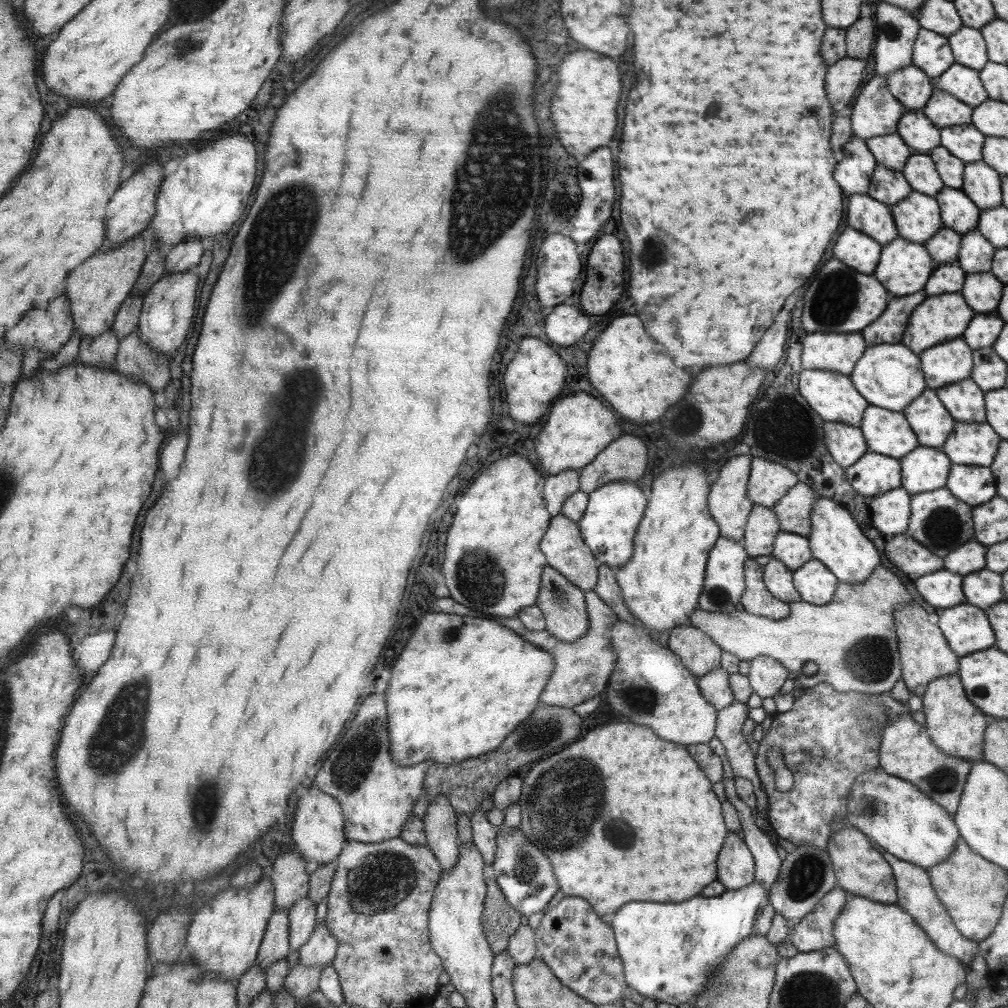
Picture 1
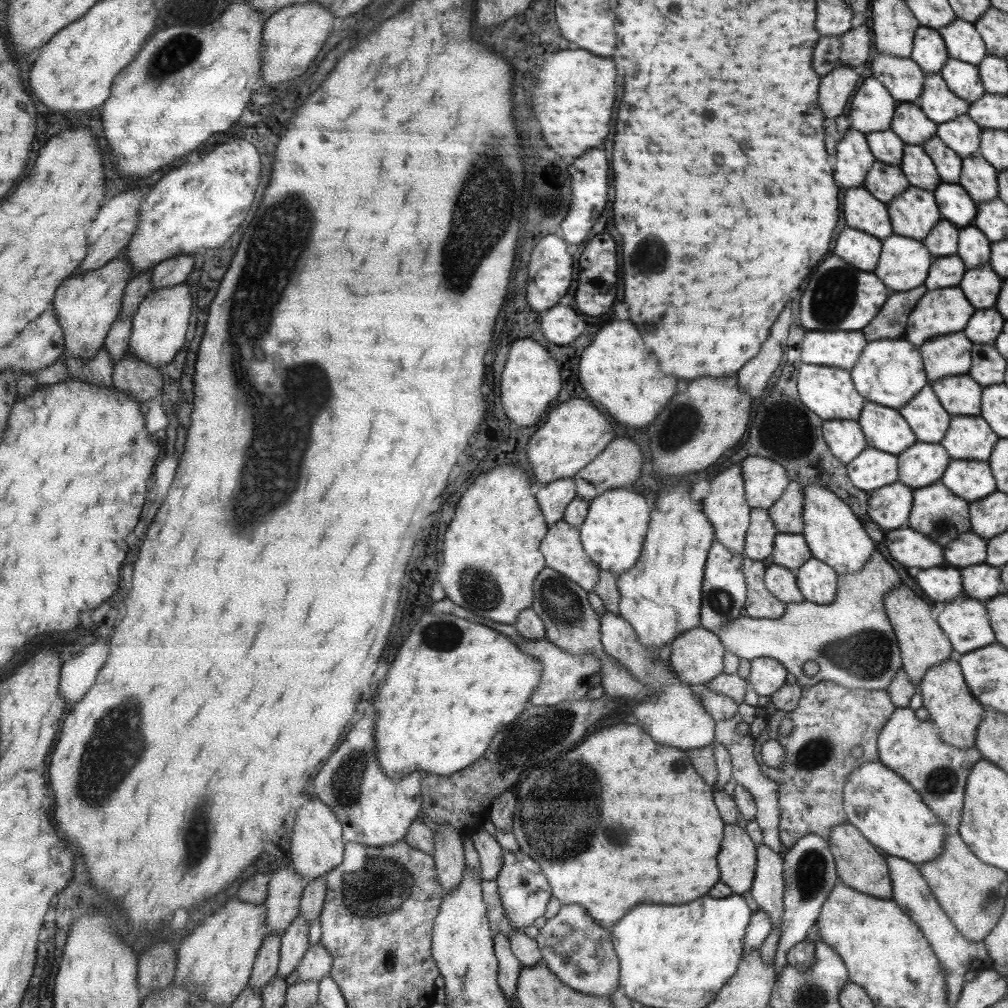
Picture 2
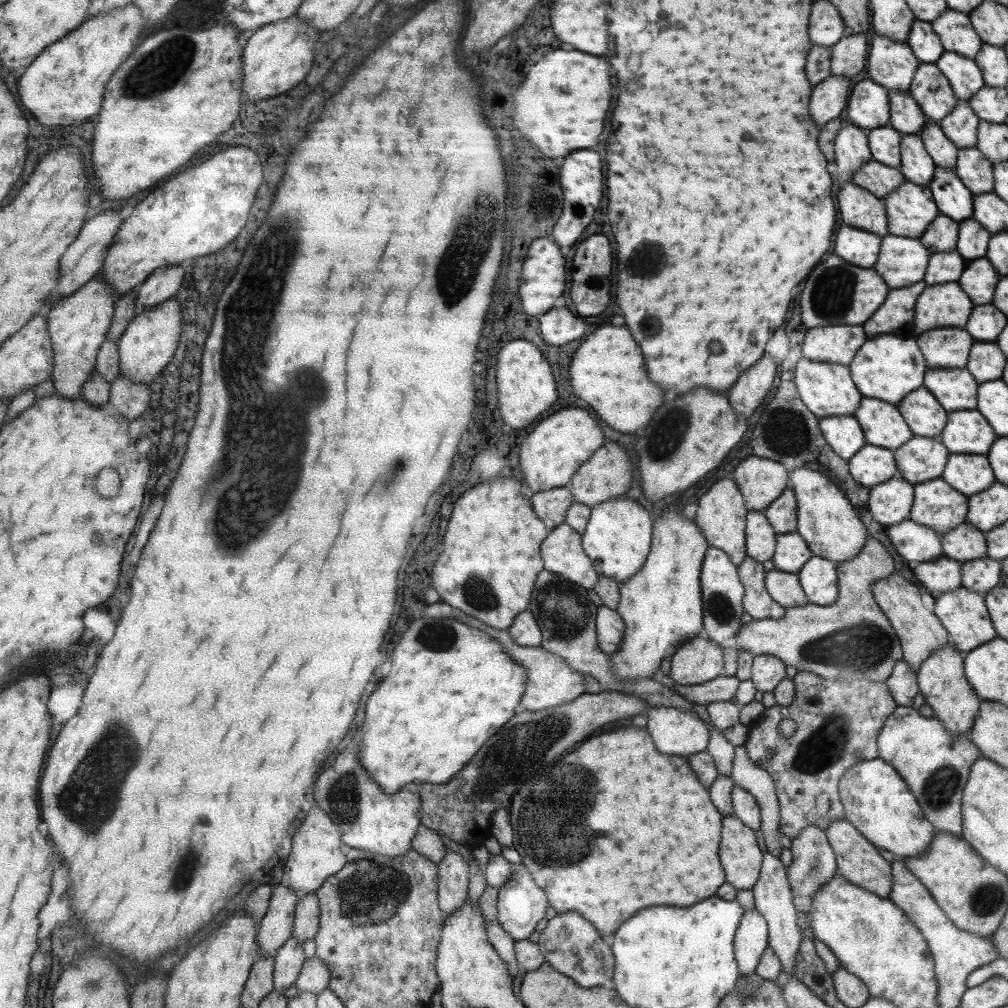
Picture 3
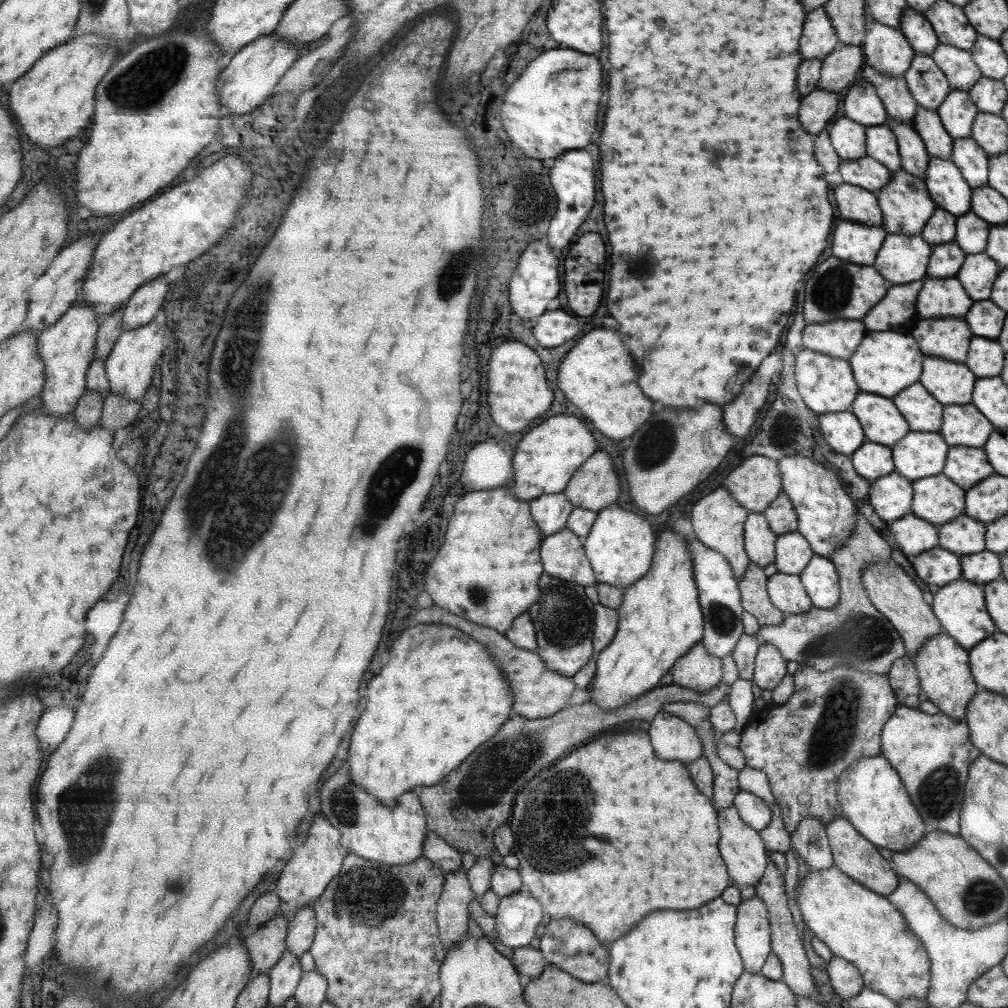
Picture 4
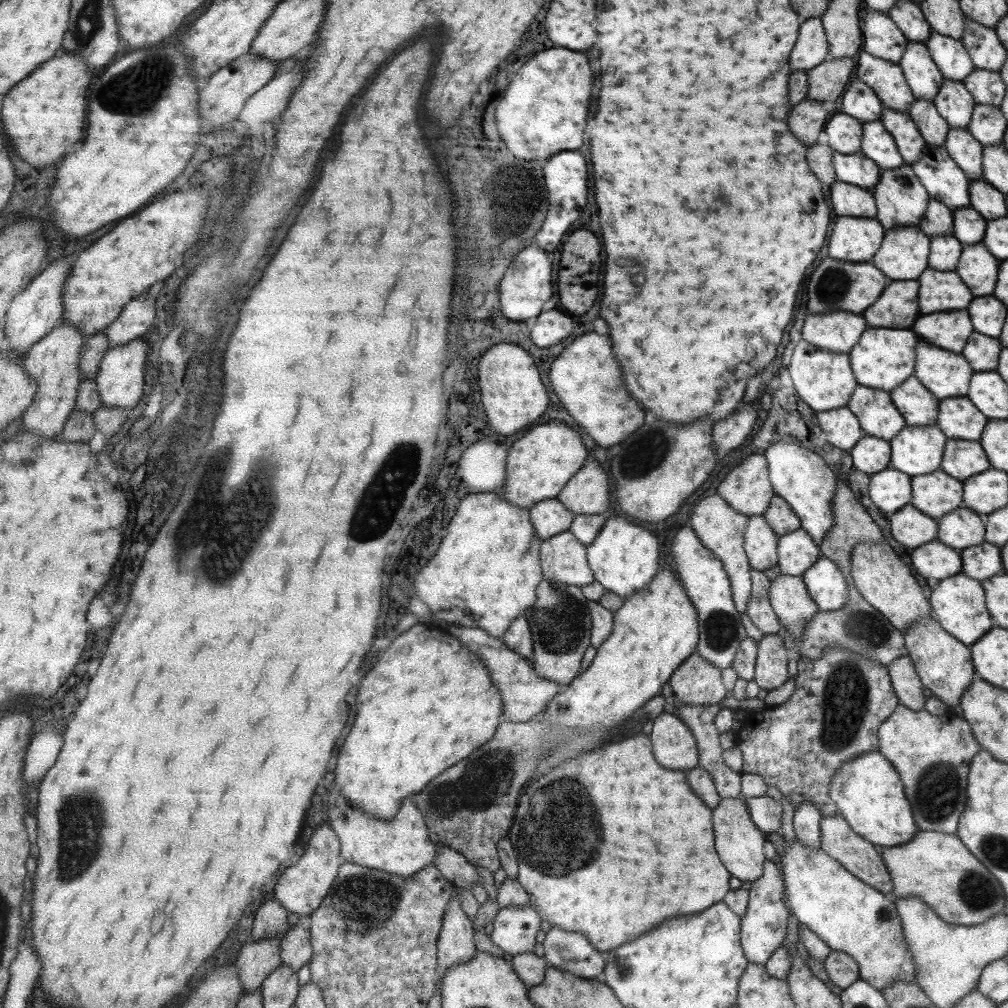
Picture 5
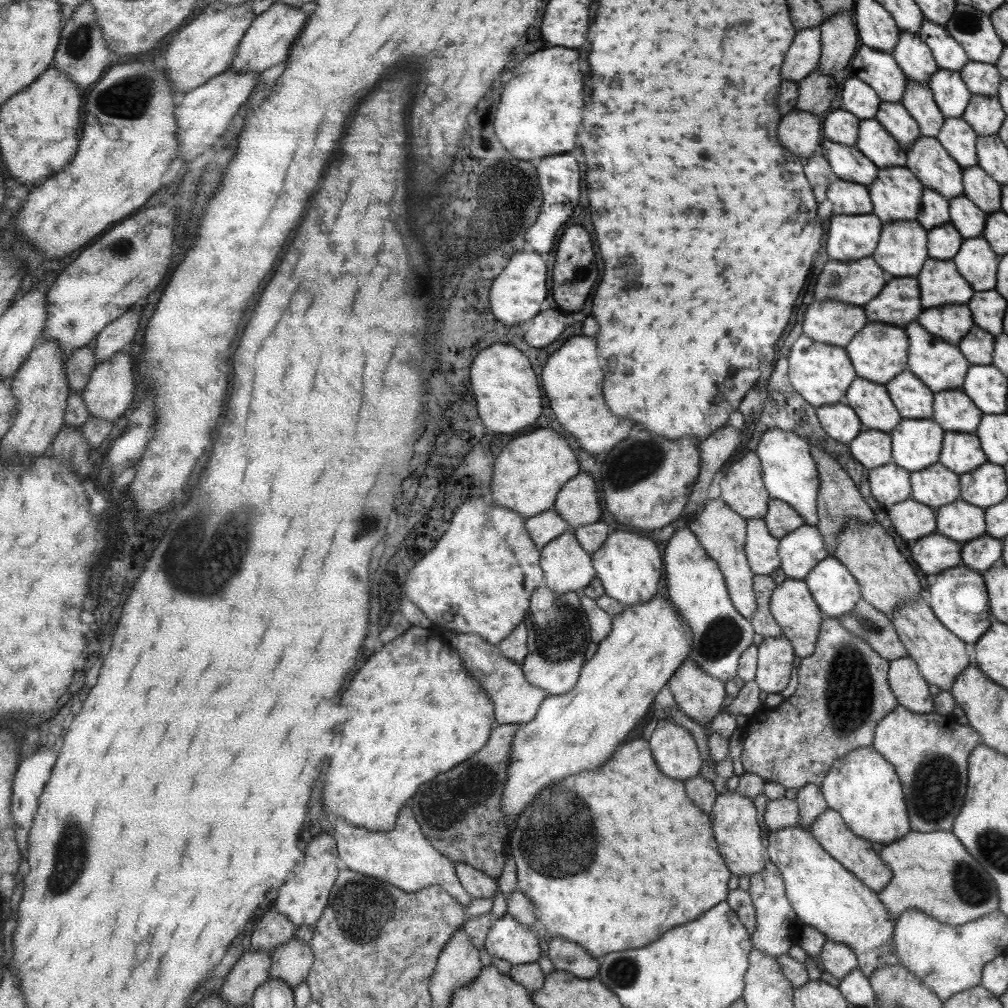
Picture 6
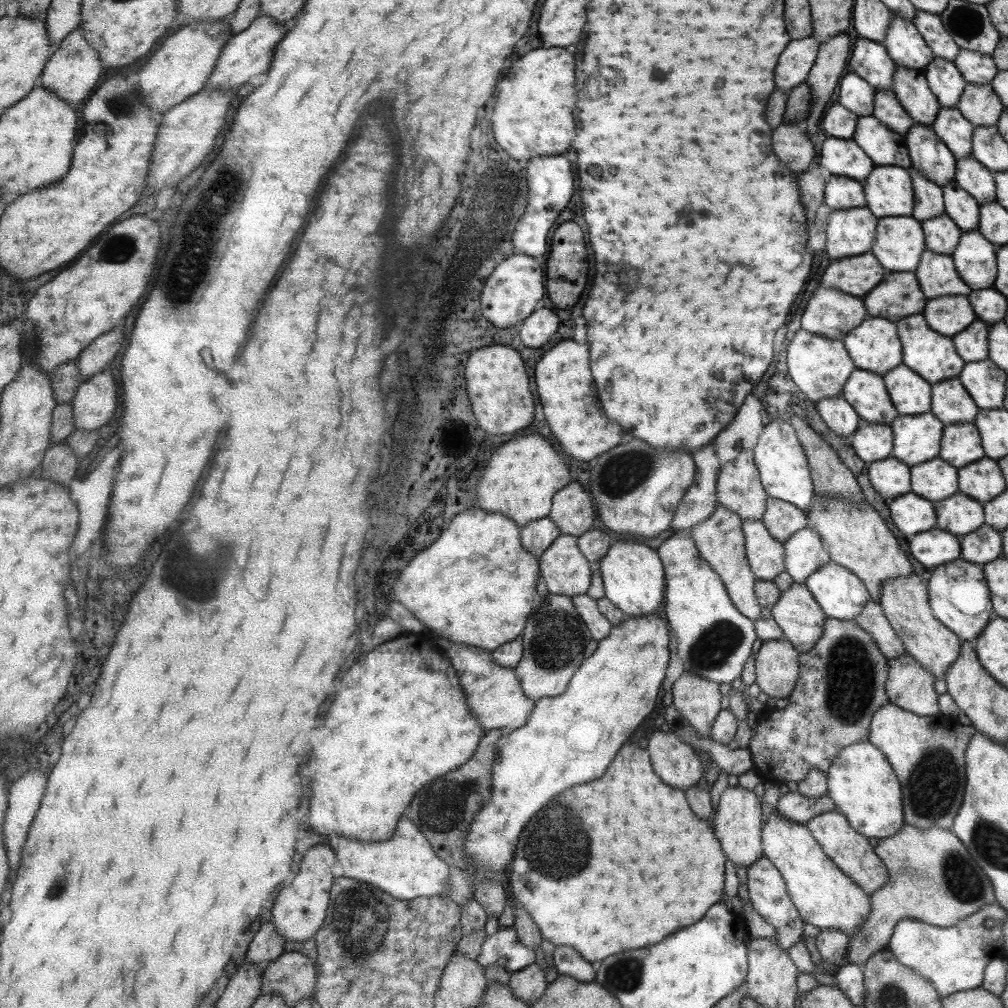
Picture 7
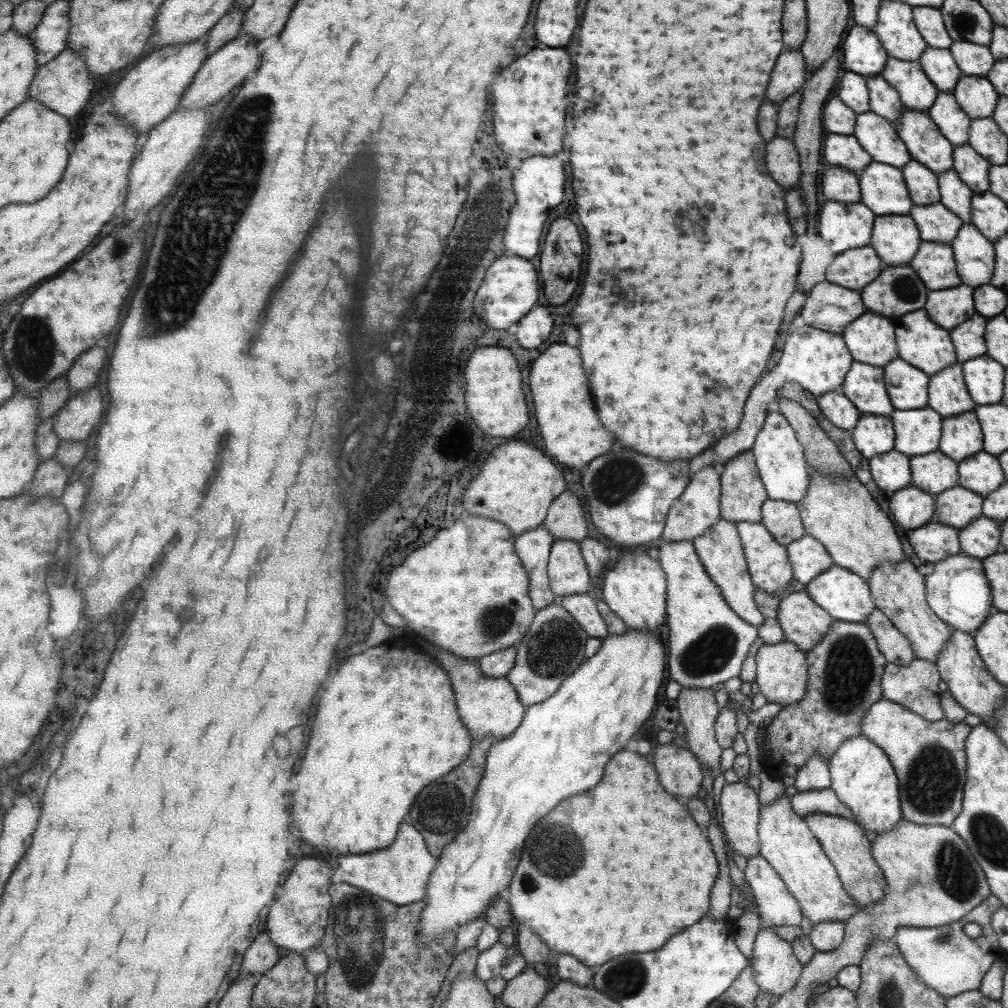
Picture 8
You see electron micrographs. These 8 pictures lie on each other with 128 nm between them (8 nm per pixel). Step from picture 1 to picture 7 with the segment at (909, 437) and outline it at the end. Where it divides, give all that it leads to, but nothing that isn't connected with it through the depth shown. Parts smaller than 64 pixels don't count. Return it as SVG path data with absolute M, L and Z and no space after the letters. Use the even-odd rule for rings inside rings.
M855 369L855 372L851 374L850 380L844 385L841 396L855 407L863 423L891 425L896 420L896 417L900 415L898 408L891 401L891 395L887 390L883 375L873 373L872 371Z

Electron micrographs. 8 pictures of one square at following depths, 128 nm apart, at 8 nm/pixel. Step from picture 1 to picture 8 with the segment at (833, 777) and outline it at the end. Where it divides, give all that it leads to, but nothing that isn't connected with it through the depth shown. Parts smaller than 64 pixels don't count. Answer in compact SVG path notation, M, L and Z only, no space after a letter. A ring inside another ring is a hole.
M835 621L826 637L806 653L810 667L806 696L782 708L772 722L764 728L772 753L768 758L763 758L763 771L779 781L784 776L795 777L808 760L816 756L816 753L830 760L844 741L862 735L864 716L867 716L872 705L883 698L883 674L886 672L888 662L883 651L879 649L874 632L866 623Z

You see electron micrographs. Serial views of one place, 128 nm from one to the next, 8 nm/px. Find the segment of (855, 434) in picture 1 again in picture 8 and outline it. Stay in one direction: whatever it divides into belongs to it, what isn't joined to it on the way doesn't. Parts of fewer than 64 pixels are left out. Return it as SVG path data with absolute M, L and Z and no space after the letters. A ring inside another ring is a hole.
M832 391L817 397L817 403L824 416L840 429L852 431L859 424L862 412L842 391Z

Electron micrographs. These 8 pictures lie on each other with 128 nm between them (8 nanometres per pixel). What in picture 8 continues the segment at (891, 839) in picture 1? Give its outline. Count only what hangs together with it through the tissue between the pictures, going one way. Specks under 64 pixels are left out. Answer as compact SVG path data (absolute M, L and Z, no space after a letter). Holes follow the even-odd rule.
M863 734L844 741L838 752L829 760L831 789L840 802L852 813L854 821L876 834L890 831L903 820L902 789L891 759L883 747L879 747Z

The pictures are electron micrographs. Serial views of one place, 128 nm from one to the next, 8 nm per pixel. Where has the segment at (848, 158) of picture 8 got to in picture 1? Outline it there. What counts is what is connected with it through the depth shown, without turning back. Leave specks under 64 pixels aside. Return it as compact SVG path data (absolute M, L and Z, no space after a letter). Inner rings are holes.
M878 165L874 176L871 178L869 194L874 199L879 199L888 206L896 205L906 200L914 188L907 181L907 177L901 171L892 170L889 167Z

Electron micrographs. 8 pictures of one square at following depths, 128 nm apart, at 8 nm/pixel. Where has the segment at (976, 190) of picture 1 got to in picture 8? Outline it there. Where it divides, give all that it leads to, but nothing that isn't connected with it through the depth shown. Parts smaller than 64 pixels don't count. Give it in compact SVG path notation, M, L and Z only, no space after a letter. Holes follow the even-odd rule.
M939 91L939 98L930 110L932 121L954 147L966 146L970 140L971 117L956 101L955 93Z

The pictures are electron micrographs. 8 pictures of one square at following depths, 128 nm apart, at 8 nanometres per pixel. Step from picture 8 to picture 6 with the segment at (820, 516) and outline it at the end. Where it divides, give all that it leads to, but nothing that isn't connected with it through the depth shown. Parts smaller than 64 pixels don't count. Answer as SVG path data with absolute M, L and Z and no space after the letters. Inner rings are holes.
M851 518L851 522L847 522L847 526L839 534L839 544L836 545L833 557L855 575L862 587L862 598L866 602L889 616L900 605L918 599L916 596L920 592L920 582L914 574L914 568L898 550L892 536L879 523L864 524Z

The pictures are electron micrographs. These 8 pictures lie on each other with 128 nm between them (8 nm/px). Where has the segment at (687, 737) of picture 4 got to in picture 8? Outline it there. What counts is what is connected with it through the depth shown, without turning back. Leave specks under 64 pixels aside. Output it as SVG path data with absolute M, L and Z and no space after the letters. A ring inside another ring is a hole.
M658 744L652 750L656 770L660 770L660 782L672 790L676 796L690 798L698 794L702 784L702 768L696 755L688 749L678 748L678 744Z

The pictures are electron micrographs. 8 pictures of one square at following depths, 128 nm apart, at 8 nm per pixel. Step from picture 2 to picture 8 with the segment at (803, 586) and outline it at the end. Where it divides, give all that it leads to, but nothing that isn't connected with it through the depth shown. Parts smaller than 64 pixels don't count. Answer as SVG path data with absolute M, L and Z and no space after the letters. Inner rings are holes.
M833 565L831 569L819 574L814 581L805 585L805 589L809 595L828 614L832 615L835 621L852 622L852 623L867 623L867 618L875 609L875 599L871 594L870 583L867 582L861 575L846 568Z

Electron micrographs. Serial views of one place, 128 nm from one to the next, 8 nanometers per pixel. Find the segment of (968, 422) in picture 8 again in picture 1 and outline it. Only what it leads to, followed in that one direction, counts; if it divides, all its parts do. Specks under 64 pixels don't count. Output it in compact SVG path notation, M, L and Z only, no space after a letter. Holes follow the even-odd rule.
M952 464L947 486L960 502L976 508L998 496L998 481L990 467Z

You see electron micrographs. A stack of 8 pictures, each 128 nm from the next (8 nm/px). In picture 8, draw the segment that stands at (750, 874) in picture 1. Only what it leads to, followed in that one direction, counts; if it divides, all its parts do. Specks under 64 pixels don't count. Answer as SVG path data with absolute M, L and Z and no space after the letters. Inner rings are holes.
M744 780L725 783L720 796L721 827L728 852L755 857L762 843L758 840L758 796Z

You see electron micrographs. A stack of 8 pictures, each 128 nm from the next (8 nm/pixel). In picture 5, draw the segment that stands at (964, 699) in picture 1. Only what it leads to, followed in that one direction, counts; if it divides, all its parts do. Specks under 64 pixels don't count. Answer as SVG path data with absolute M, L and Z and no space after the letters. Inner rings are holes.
M934 617L923 622L915 622L914 626L909 626L903 637L907 642L909 652L907 655L915 663L915 669L923 685L936 697L940 697L951 710L955 708L977 677L974 659L971 657L971 647L960 642L950 632L944 631Z

